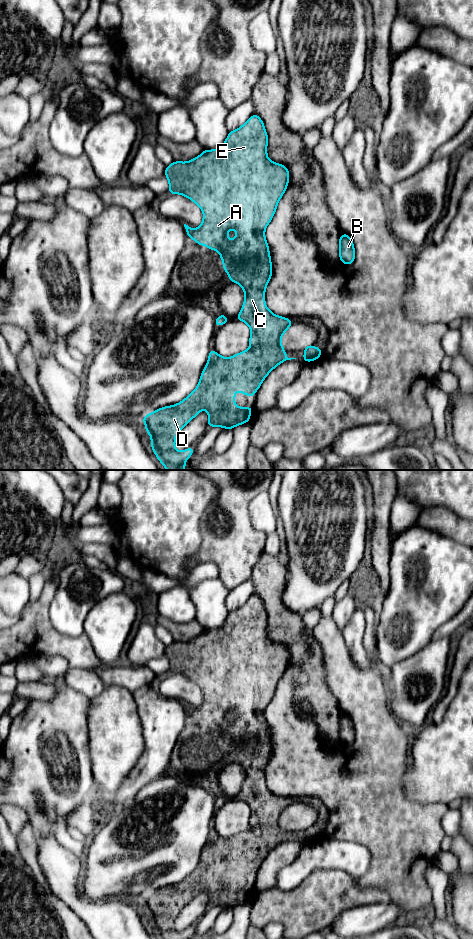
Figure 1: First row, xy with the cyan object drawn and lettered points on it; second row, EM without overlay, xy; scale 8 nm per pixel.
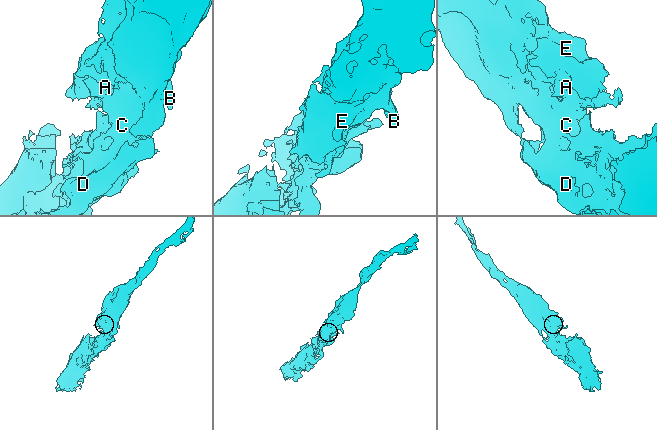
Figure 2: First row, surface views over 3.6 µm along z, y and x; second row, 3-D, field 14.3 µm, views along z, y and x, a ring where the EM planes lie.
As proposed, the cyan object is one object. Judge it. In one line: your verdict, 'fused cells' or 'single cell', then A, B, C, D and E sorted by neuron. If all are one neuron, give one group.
single cell; A B C D E

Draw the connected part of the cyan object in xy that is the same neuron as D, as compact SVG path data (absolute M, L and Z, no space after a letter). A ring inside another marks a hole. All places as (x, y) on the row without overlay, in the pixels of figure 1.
M253 594L240 608L229 612L221 628L204 629L191 641L174 641L165 648L165 656L169 661L168 673L189 678L203 691L200 707L191 709L184 704L188 718L218 731L230 762L239 764L244 770L245 780L235 799L245 802L251 809L251 815L250 828L232 837L222 837L215 830L210 830L208 842L195 870L178 884L159 888L142 898L146 912L151 916L151 928L158 939L191 937L194 928L179 932L175 928L175 919L201 890L208 891L208 907L233 909L250 902L254 888L236 887L235 872L242 872L252 878L276 846L286 840L296 839L288 838L281 824L281 817L293 801L273 794L265 784L265 769L272 756L272 743L264 713L289 662L288 648L269 640L267 624L264 603L257 594ZM229 709L238 713L233 720L227 717Z

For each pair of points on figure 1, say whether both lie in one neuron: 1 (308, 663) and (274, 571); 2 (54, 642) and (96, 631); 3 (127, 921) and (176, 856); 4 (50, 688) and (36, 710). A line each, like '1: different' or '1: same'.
1: same
2: different
3: different
4: different

